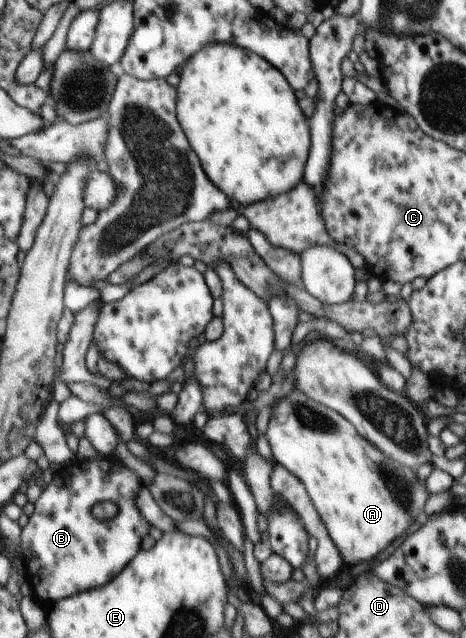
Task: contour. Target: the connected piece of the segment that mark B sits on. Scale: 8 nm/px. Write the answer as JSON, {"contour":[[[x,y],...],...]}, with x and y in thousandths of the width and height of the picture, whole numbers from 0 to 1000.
{"contour":[[[247,715],[204,721],[157,721],[116,740],[109,754],[73,788],[73,803],[47,828],[45,853],[54,881],[60,928],[88,937],[107,951],[112,945],[167,933],[174,928],[230,915],[268,884],[298,865],[307,843],[320,837],[324,823],[290,793],[294,768],[305,752]]]}

